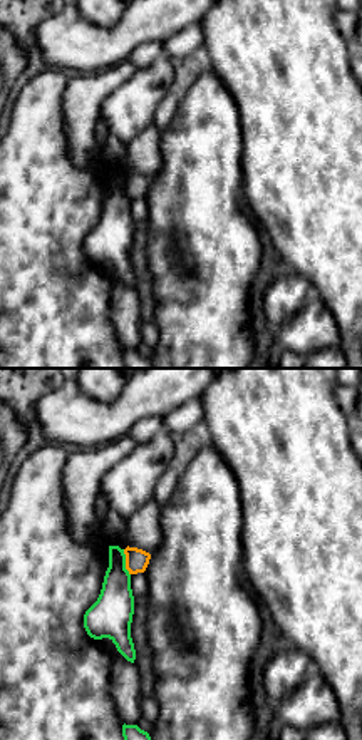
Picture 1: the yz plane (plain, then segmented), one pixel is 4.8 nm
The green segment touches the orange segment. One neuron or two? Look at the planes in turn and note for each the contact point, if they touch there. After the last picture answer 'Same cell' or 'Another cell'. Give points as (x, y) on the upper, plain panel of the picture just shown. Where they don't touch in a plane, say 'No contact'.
Touches green at (124, 188)

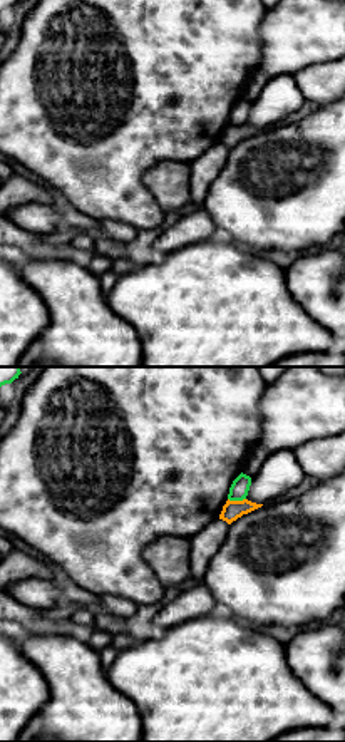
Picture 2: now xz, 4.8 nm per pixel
Touches green at (236, 124)

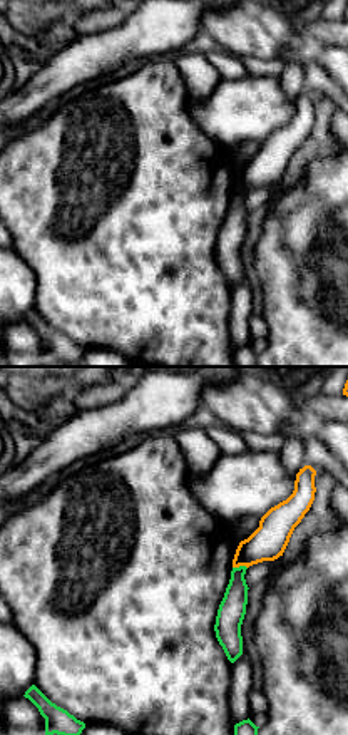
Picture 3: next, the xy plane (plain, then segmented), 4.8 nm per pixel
Touches green at (240, 191)

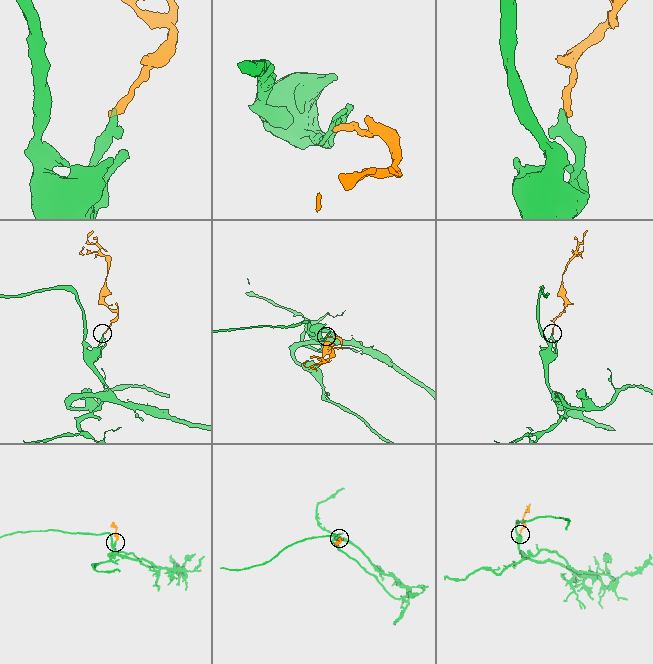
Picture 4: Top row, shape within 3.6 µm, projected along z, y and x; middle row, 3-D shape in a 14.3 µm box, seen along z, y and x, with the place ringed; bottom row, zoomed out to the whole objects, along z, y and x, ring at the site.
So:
Another cell

